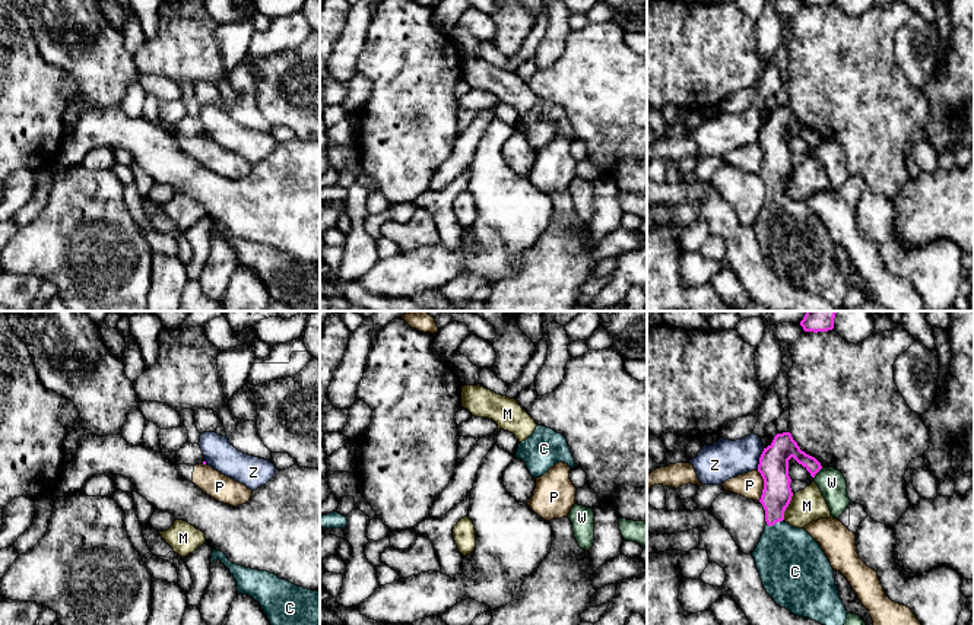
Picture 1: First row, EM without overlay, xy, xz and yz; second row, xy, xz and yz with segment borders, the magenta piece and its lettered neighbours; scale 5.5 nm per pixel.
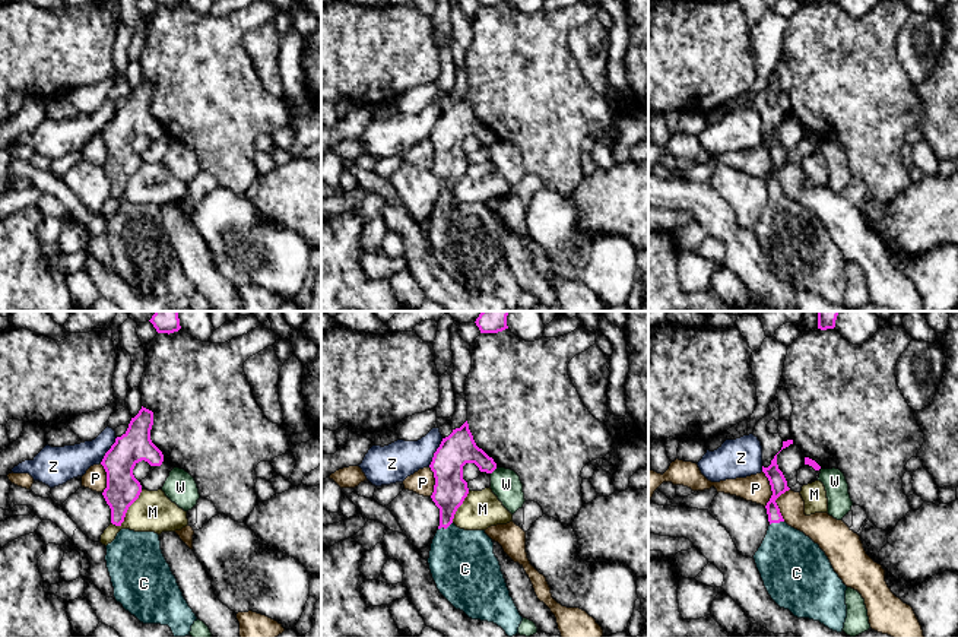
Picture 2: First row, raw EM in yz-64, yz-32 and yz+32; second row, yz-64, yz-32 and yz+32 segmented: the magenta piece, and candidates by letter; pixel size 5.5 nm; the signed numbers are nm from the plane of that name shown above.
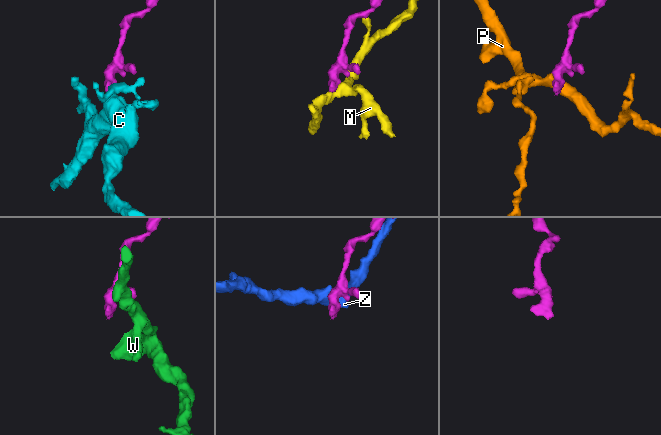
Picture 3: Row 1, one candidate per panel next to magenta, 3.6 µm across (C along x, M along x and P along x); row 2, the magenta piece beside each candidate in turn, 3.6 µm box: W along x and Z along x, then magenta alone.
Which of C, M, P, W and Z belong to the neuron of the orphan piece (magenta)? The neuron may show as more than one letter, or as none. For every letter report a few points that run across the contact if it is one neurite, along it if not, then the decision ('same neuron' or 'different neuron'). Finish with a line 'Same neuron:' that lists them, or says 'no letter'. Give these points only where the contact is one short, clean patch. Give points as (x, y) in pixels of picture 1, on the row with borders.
C: line yz (777, 494), (774, 500), (774, 523), (781, 548), (790, 562); same neuron
M: line yz (793, 494), (783, 519); different neuron
P: line yz (757, 470), (762, 479), (760, 500); different neuron
W: different neuron
Z: line yz (764, 449), (757, 469); different neuron
Same neuron: C

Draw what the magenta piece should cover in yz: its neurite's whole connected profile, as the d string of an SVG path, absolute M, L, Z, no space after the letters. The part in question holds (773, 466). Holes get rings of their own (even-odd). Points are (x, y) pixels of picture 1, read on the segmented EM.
M790 432L777 434L764 448L758 472L764 479L759 502L767 524L752 556L764 588L778 606L822 625L844 625L848 613L825 552L805 529L784 521L793 496L789 476L791 457L812 478L822 469L815 457L800 450Z

